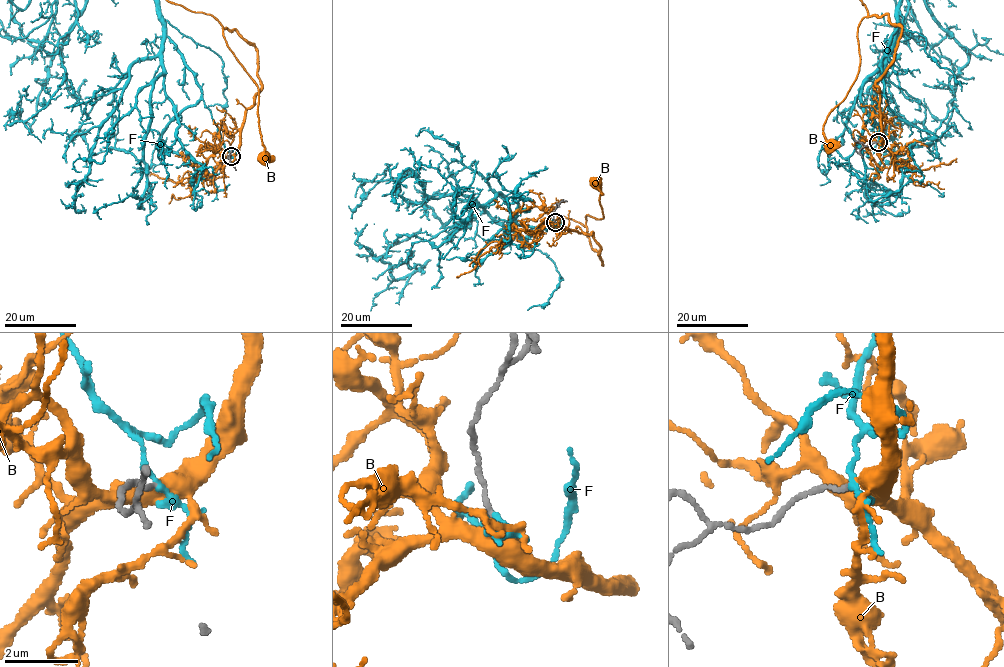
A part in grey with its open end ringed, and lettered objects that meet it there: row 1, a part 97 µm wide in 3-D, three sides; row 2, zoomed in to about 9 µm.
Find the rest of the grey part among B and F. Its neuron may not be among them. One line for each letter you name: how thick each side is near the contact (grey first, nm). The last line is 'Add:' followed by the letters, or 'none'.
B: calibres 90 and 300 nm
Add: B

